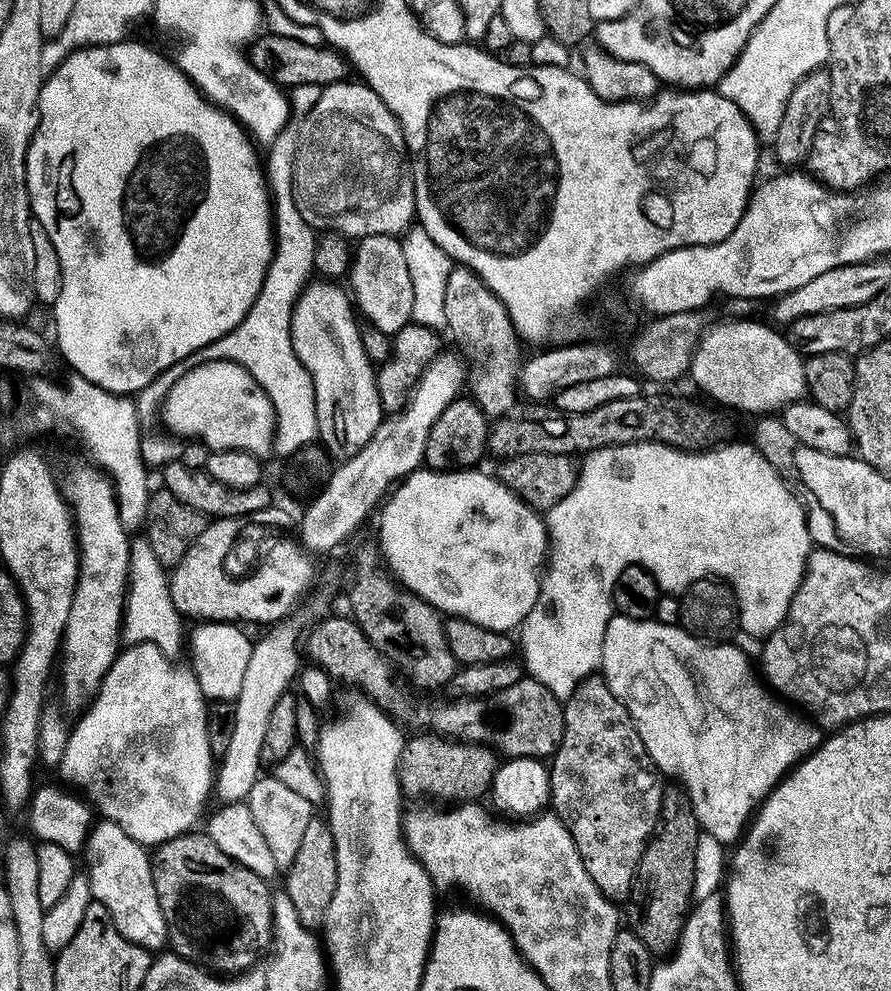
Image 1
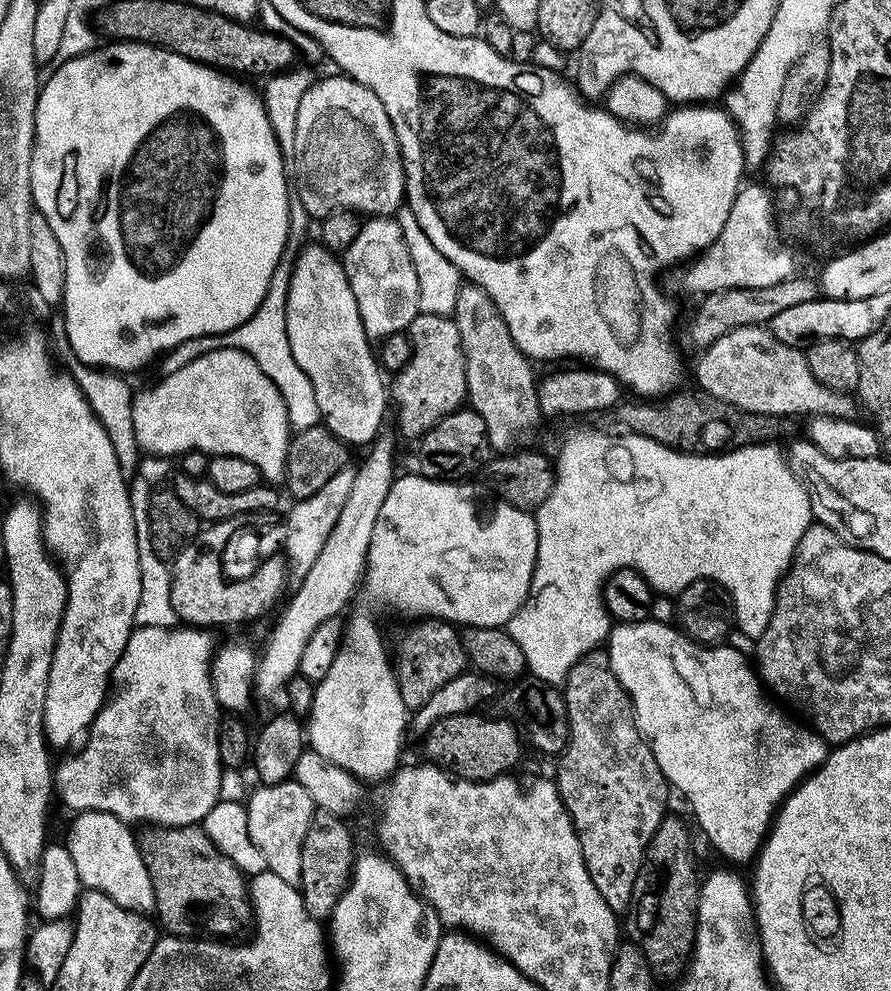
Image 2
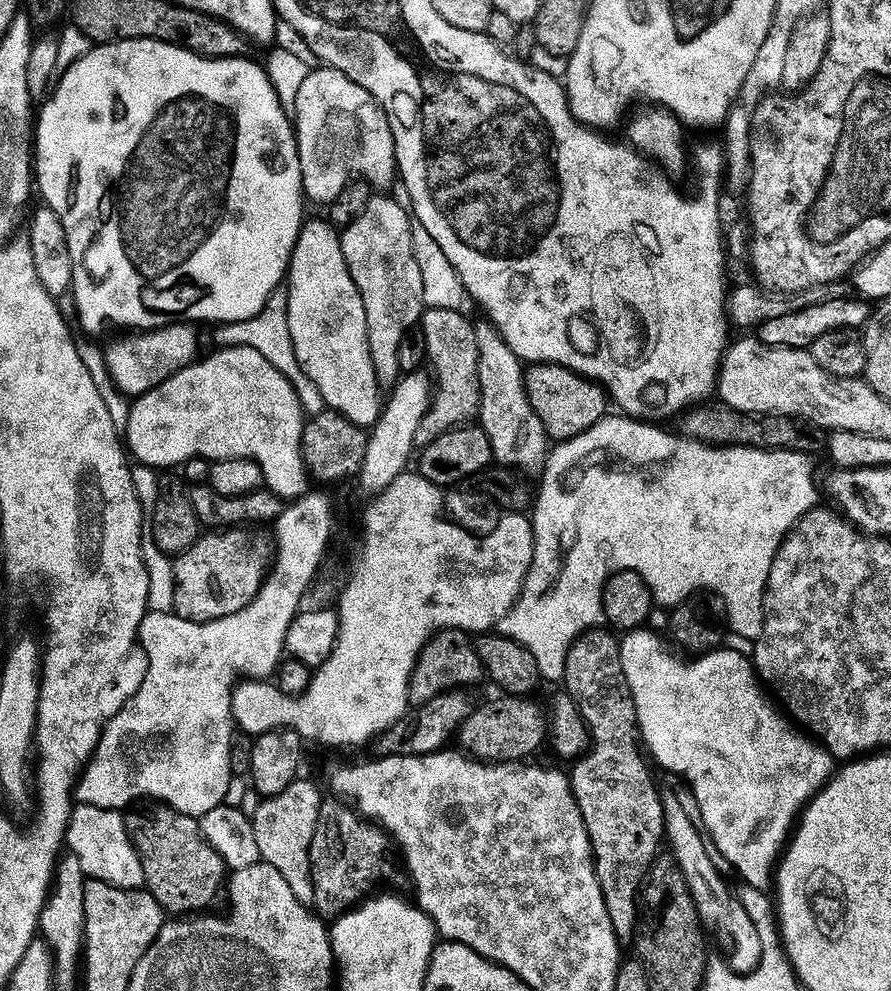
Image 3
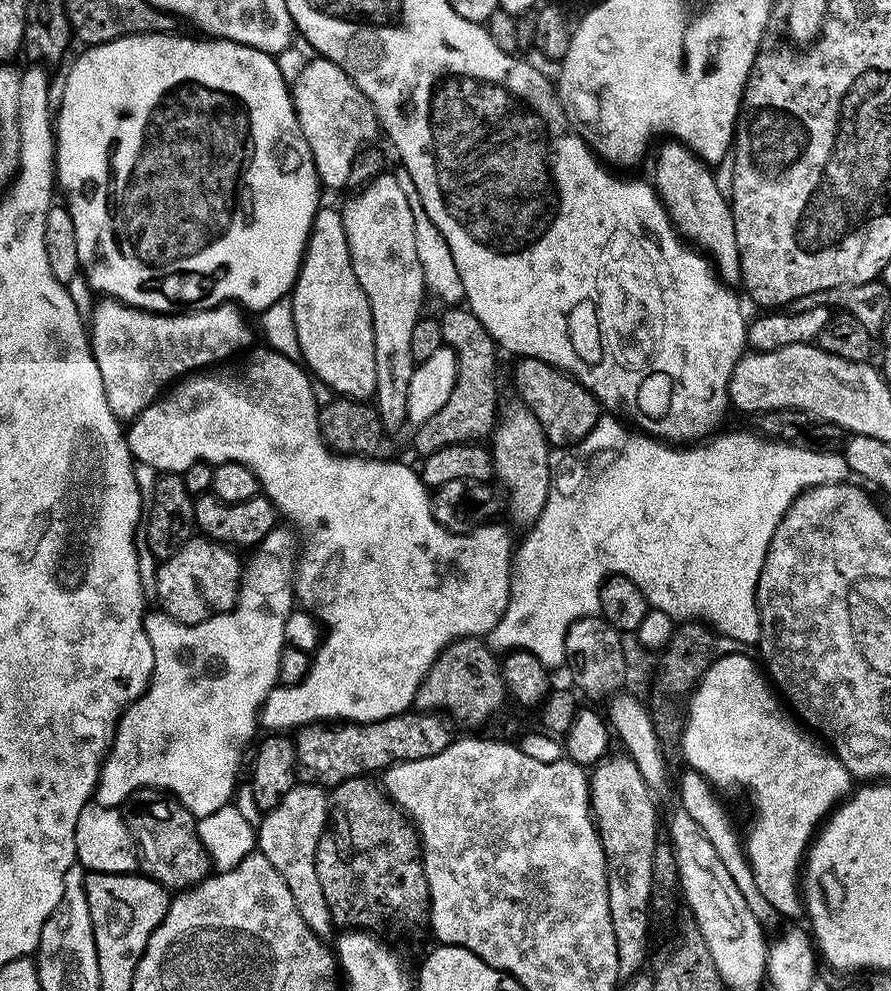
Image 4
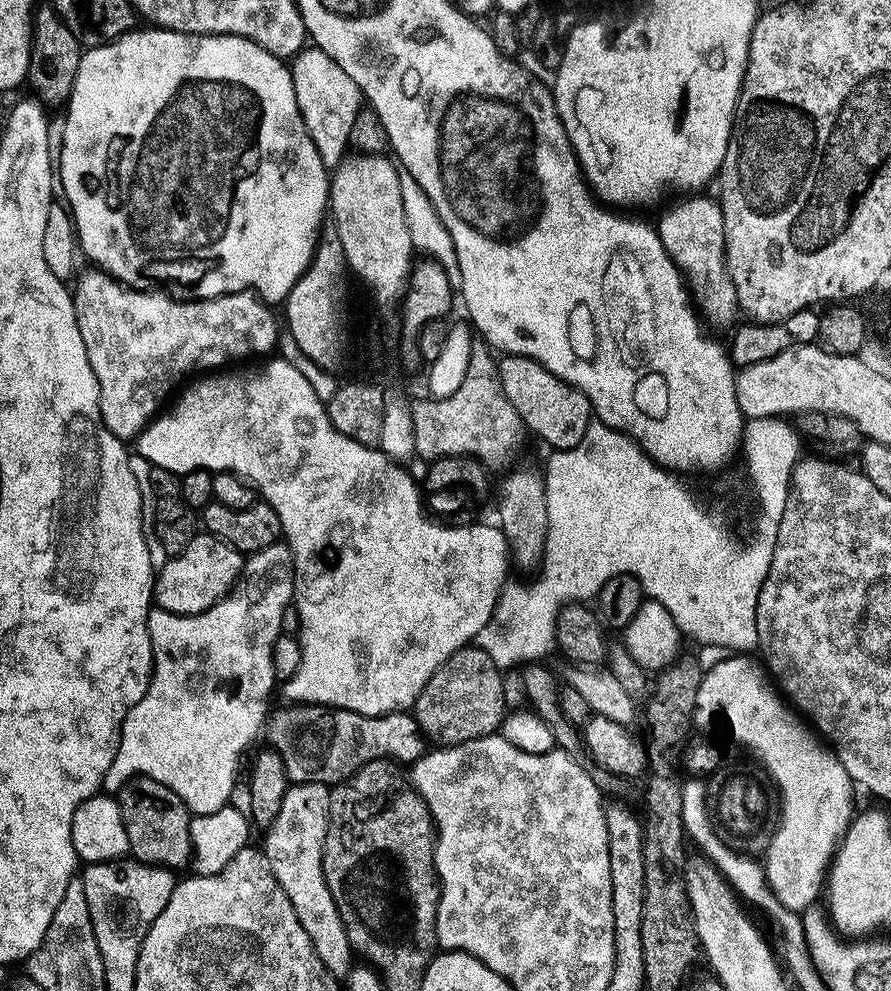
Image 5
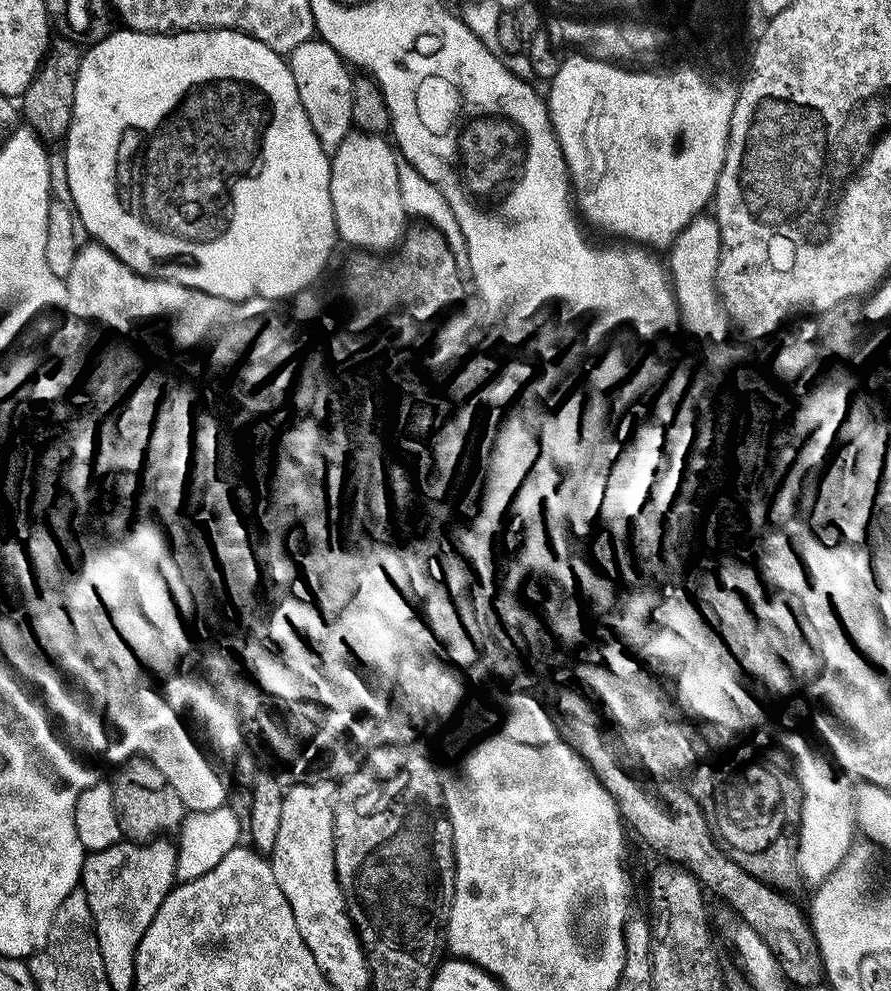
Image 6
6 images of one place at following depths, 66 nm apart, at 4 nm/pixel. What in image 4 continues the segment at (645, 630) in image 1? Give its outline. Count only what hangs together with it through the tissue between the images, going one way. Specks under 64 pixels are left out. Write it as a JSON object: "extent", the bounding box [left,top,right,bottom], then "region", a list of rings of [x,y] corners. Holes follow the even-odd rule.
{"extent":[678,656,854,918],"region":[[[716,656],[709,664],[690,693],[688,708],[686,704],[686,723],[679,733],[678,745],[684,755],[684,764],[704,776],[713,789],[741,788],[748,792],[748,800],[756,811],[756,817],[748,828],[748,841],[747,838],[743,841],[743,850],[762,897],[781,917],[788,918],[802,912],[798,877],[814,833],[833,807],[849,795],[854,780],[843,762],[830,754],[823,743],[820,745],[818,741],[811,740],[807,731],[800,732],[801,725],[782,707],[761,669],[752,668],[751,662],[744,659]]]}

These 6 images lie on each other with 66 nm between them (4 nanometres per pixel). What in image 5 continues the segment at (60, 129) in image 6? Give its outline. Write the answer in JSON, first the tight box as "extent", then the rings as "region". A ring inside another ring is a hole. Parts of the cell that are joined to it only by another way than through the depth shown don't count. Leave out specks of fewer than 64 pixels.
{"extent":[27,3,82,105],"region":[[[37,3],[32,13],[32,57],[28,67],[27,83],[32,84],[35,95],[41,104],[67,105],[68,97],[72,95],[74,78],[78,74],[78,66],[82,55],[82,45],[74,34],[66,27],[66,22],[58,18],[51,3]]]}

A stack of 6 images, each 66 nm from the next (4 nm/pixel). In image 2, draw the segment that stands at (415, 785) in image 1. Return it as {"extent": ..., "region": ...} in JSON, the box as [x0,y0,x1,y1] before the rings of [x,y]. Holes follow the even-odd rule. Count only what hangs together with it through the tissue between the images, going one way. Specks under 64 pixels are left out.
{"extent":[424,713,524,781],"region":[[[479,713],[452,715],[439,720],[424,734],[424,752],[429,761],[451,768],[459,778],[488,781],[513,771],[524,747],[519,729],[506,718],[482,718]]]}

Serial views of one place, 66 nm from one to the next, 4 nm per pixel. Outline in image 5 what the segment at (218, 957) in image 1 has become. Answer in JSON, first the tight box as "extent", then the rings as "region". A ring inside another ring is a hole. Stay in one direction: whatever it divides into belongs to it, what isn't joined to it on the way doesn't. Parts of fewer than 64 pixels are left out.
{"extent":[118,776,193,870],"region":[[[138,776],[118,789],[122,810],[122,822],[126,826],[126,838],[131,855],[143,864],[158,864],[173,870],[187,869],[192,863],[190,822],[193,813],[162,782],[154,782],[149,776]]]}

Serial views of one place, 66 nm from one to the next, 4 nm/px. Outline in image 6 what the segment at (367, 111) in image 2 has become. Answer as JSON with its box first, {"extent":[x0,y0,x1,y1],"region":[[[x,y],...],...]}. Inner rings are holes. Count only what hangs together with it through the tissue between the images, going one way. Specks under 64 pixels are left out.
{"extent":[286,38,354,154],"region":[[[319,38],[302,42],[302,46],[294,46],[294,50],[287,53],[286,59],[290,74],[294,74],[294,86],[298,86],[298,98],[302,102],[302,110],[306,110],[310,126],[314,126],[314,134],[318,134],[318,142],[322,142],[325,152],[331,154],[354,128],[353,73],[344,59],[325,40]]]}

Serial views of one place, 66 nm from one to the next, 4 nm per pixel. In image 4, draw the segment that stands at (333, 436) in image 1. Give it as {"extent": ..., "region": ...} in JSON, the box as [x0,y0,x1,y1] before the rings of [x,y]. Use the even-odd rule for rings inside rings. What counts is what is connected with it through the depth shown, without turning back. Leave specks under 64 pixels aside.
{"extent":[290,206,376,402],"region":[[[327,206],[317,208],[310,226],[308,244],[304,248],[304,261],[300,263],[300,273],[296,275],[296,283],[293,284],[290,295],[294,306],[294,326],[298,330],[298,346],[307,371],[325,389],[333,388],[337,397],[361,402],[371,401],[376,395],[374,322],[370,314],[370,302],[362,286],[358,286],[358,278],[354,278],[344,217],[337,209],[335,212]]]}

